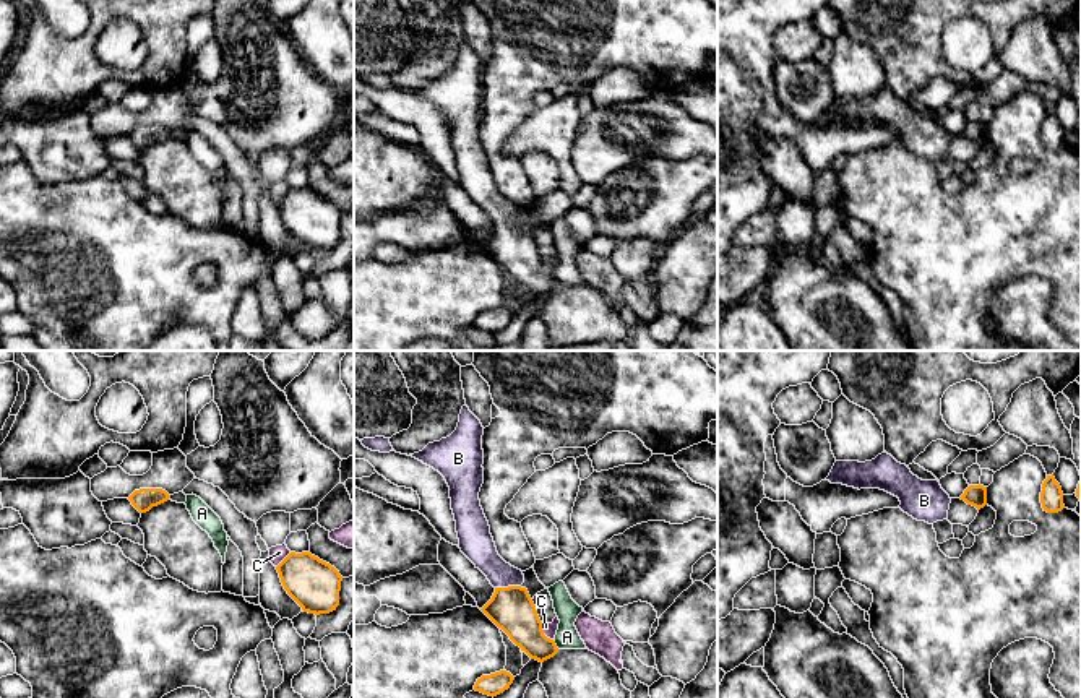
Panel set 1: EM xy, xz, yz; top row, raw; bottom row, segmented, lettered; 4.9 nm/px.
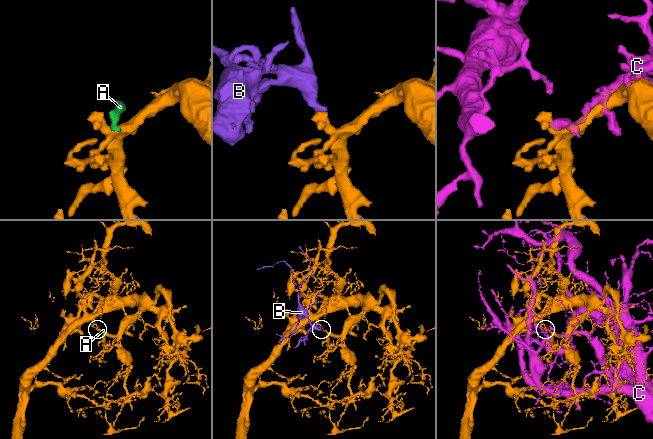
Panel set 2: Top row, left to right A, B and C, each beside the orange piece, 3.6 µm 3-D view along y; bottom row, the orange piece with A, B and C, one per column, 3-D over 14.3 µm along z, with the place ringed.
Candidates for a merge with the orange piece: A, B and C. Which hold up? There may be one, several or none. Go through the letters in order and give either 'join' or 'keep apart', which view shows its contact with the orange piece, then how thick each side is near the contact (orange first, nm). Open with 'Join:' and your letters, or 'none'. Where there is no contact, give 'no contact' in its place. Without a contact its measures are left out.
Join: B
A: keep apart; meets orange in xz; 200 nm thick on the orange side, 120 nm on the other
B: join; meets orange in xz; 220 nm thick on the orange side, 160 nm on the other
C: keep apart; meets orange in xz; 220 nm thick on the orange side, 60 nm on the other

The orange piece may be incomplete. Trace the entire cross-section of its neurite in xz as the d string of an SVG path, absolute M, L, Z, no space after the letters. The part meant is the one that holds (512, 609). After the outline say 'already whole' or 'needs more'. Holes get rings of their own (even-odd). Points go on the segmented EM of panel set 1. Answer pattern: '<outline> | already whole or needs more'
M464 404L459 414L458 427L450 437L429 443L422 451L409 456L438 471L450 487L451 510L459 539L458 547L495 588L492 599L480 610L531 659L544 662L553 657L558 653L558 648L553 640L544 635L536 605L528 589L521 586L524 583L523 571L511 567L498 555L490 534L489 521L480 506L479 492L484 484L482 435L484 427L480 420Z | needs more

